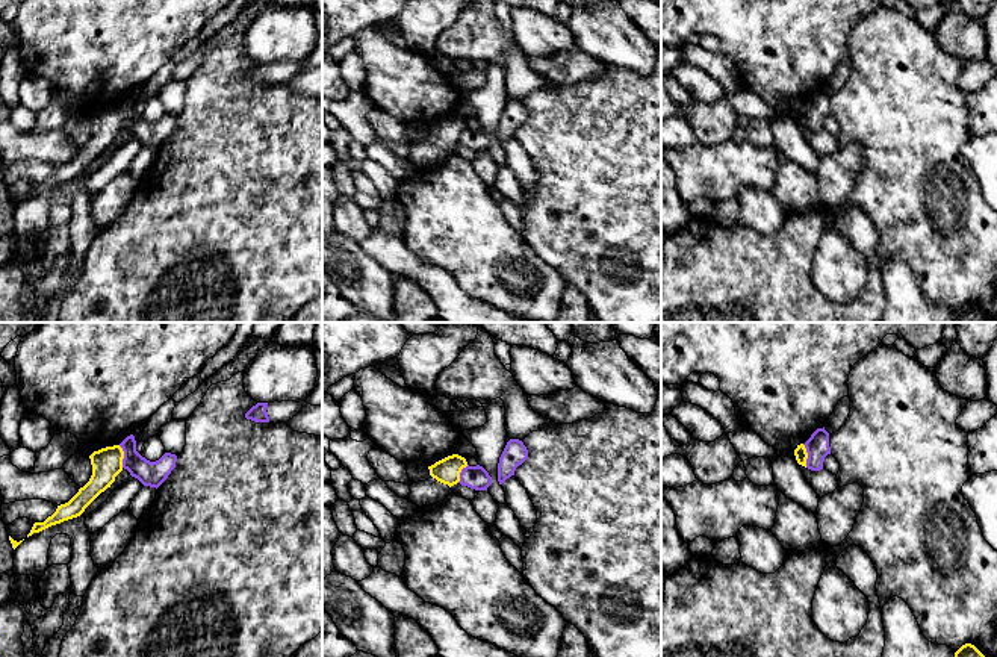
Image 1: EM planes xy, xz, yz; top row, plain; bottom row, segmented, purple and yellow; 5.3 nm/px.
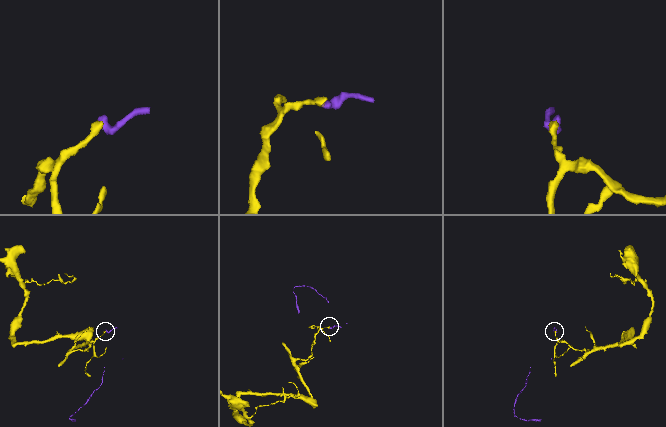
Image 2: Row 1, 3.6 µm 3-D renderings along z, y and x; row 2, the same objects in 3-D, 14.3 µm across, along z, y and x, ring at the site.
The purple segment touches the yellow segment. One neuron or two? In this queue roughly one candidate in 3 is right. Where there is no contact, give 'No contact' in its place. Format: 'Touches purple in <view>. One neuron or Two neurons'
Touches purple in yz. Two neurons

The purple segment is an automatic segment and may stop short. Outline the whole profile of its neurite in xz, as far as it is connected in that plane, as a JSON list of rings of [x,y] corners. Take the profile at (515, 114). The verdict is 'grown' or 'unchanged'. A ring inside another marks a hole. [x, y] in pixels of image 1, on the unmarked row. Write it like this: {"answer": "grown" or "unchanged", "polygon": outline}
{"answer": "unchanged", "polygon": [[[510,100],[499,118],[498,142],[502,145],[507,139],[514,136],[514,132],[528,120],[528,111],[519,100]]]}

